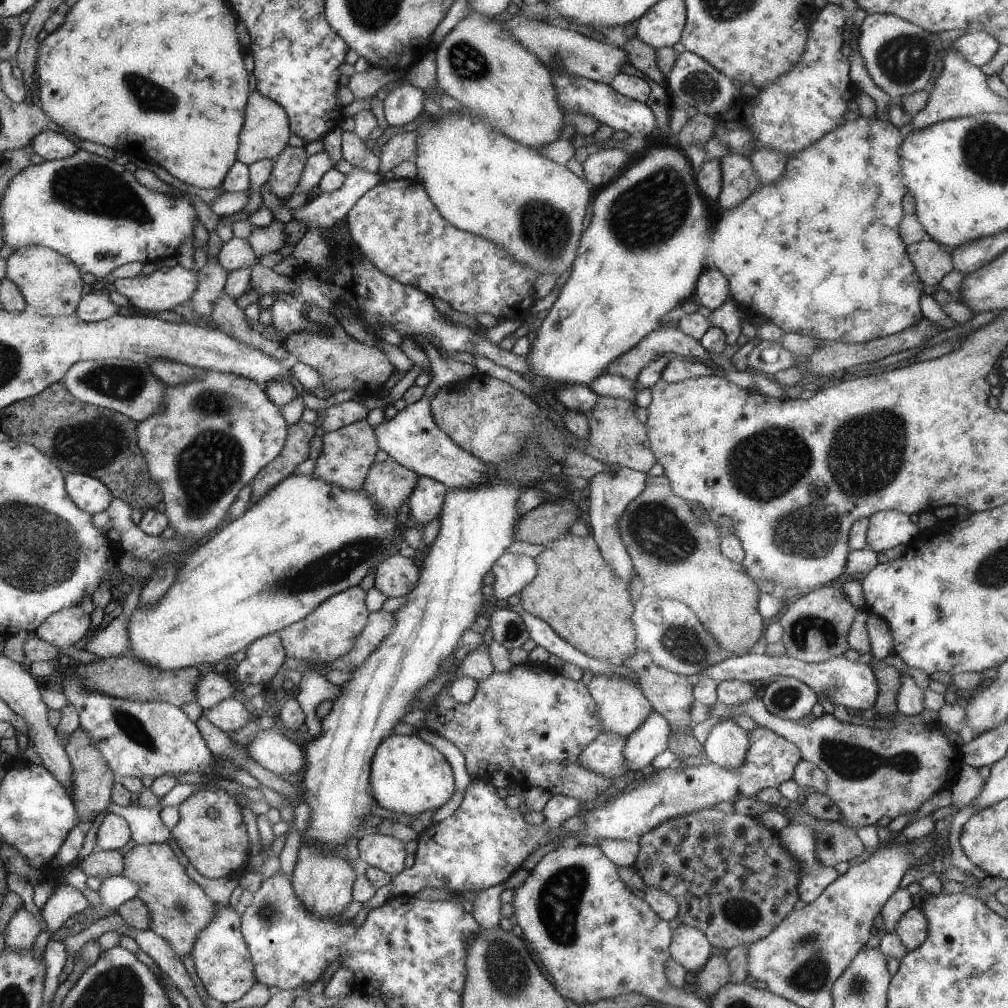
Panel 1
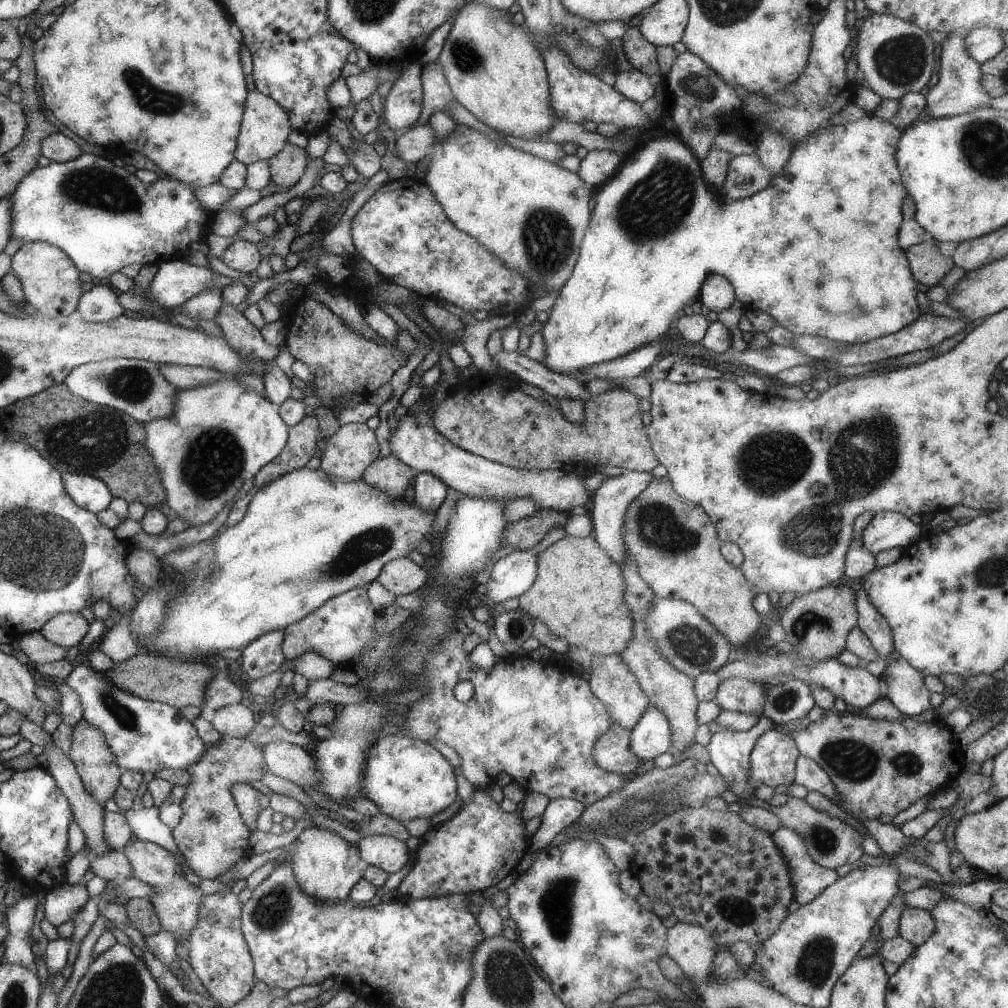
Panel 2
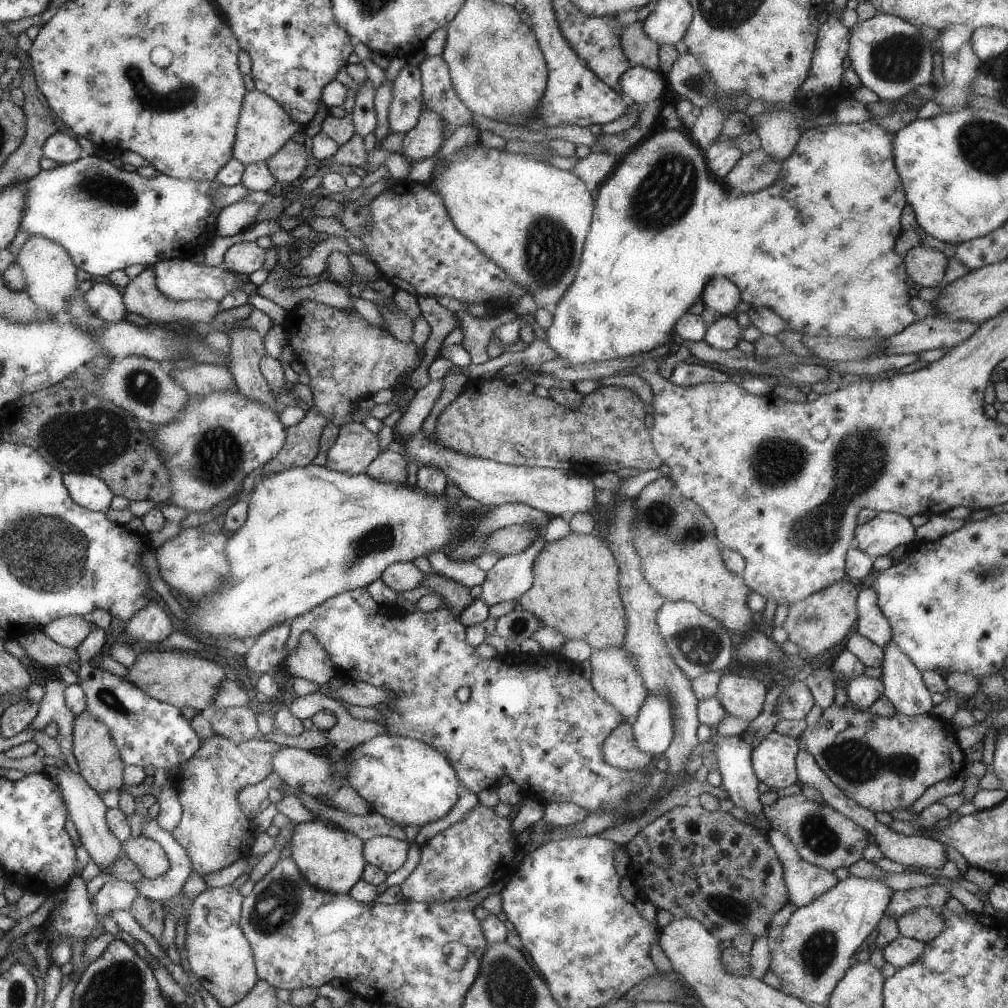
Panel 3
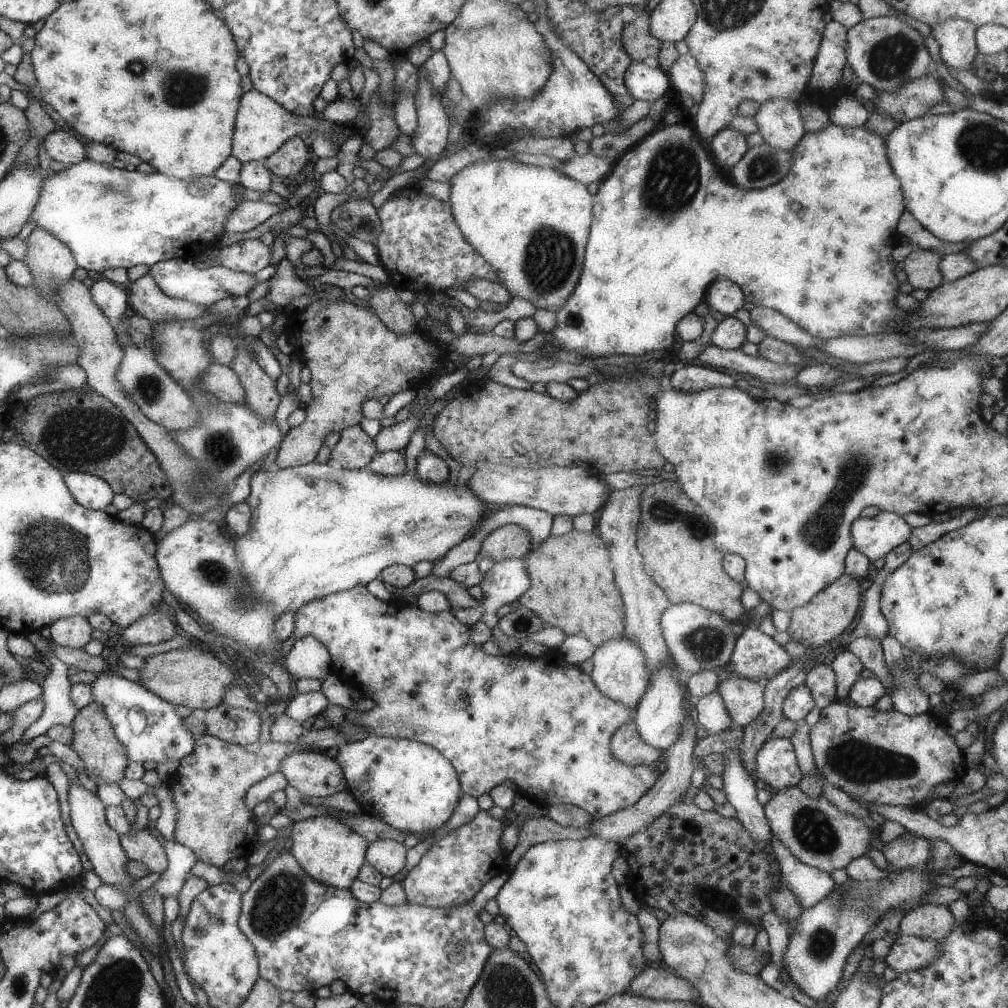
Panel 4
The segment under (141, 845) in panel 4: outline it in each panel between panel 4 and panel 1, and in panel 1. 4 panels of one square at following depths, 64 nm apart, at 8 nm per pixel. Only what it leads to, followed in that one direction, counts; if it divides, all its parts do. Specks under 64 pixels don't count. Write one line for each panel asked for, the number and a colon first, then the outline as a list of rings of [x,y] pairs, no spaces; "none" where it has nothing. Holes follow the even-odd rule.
1: [[[143,844],[131,848],[127,854],[123,854],[123,872],[121,878],[133,882],[137,886],[137,896],[147,912],[149,912],[149,928],[159,938],[163,938],[173,954],[181,960],[187,958],[201,934],[205,930],[215,912],[213,902],[203,894],[203,890],[185,874],[183,866],[179,864],[177,856],[167,844]]]
2: [[[135,840],[135,842],[129,842],[123,848],[123,852],[131,864],[131,880],[145,882],[153,890],[147,900],[155,908],[155,916],[157,916],[159,928],[161,928],[159,932],[171,932],[175,936],[177,944],[181,944],[181,940],[189,940],[191,930],[199,922],[199,906],[203,902],[199,886],[189,884],[183,878],[183,872],[179,870],[179,862],[177,862],[175,854],[169,852],[167,848],[161,848],[151,842]]]
3: [[[145,836],[129,838],[125,844],[121,844],[121,850],[127,858],[131,858],[143,880],[159,880],[171,870],[171,860],[161,846]]]

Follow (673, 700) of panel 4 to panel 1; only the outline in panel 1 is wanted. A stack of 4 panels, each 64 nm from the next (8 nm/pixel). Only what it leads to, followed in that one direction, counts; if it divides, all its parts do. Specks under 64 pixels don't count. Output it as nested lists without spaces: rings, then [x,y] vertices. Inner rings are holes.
[[[651,712],[651,716],[625,740],[623,746],[623,762],[627,772],[637,772],[649,770],[651,760],[669,748],[667,734],[669,734],[669,724],[663,716],[657,712]]]

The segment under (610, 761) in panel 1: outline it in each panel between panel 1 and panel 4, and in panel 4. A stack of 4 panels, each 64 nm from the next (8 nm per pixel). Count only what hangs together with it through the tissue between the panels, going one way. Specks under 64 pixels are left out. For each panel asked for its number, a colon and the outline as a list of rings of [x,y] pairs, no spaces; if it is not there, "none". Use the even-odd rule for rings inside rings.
2: [[[609,728],[603,736],[595,740],[591,748],[591,758],[599,770],[625,776],[635,768],[641,768],[641,760],[629,750],[631,732],[621,728]]]
3: [[[621,722],[615,730],[611,730],[611,734],[605,738],[601,746],[601,754],[603,754],[603,762],[625,772],[651,768],[655,762],[651,754],[645,754],[637,748],[633,738],[633,728],[629,722]]]
4: [[[627,720],[623,726],[615,730],[609,742],[609,752],[617,762],[633,768],[651,766],[663,758],[663,752],[643,744],[633,720]]]

